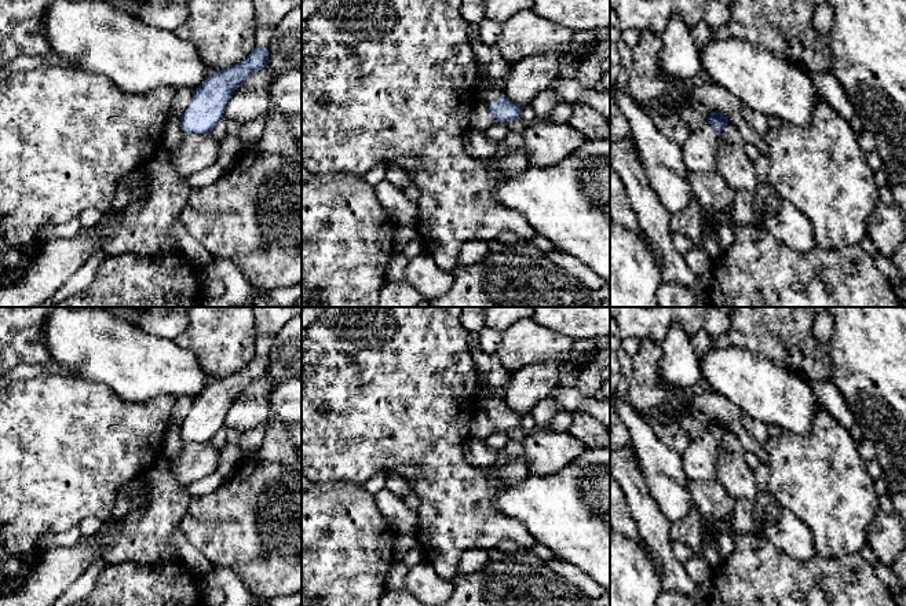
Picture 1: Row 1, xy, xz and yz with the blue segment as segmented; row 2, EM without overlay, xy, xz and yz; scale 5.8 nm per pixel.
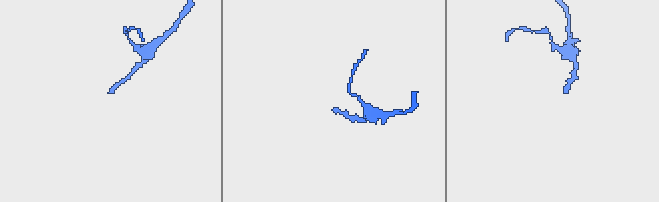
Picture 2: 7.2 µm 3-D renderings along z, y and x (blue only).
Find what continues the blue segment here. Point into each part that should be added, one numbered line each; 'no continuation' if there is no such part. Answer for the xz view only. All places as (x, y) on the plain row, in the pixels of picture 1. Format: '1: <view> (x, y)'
1: xz (488, 398)

